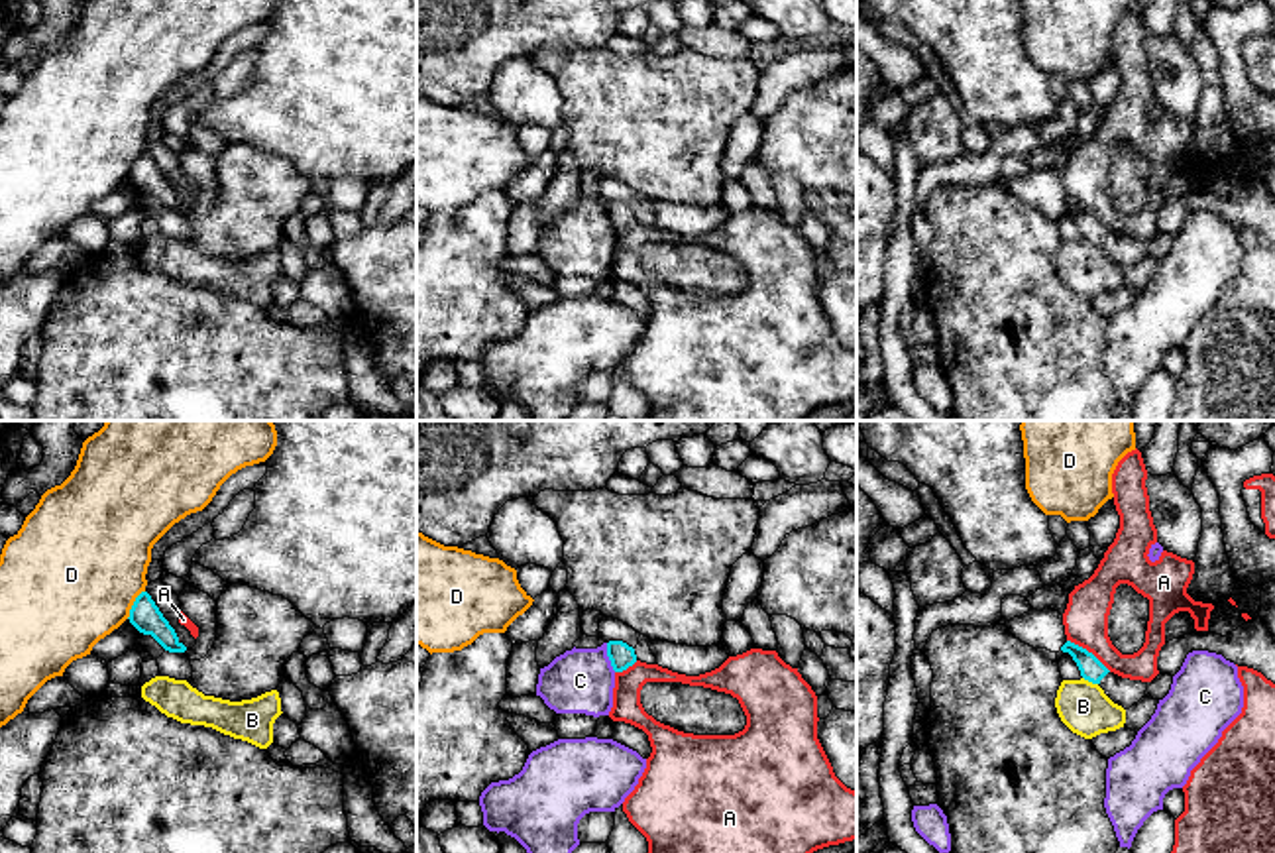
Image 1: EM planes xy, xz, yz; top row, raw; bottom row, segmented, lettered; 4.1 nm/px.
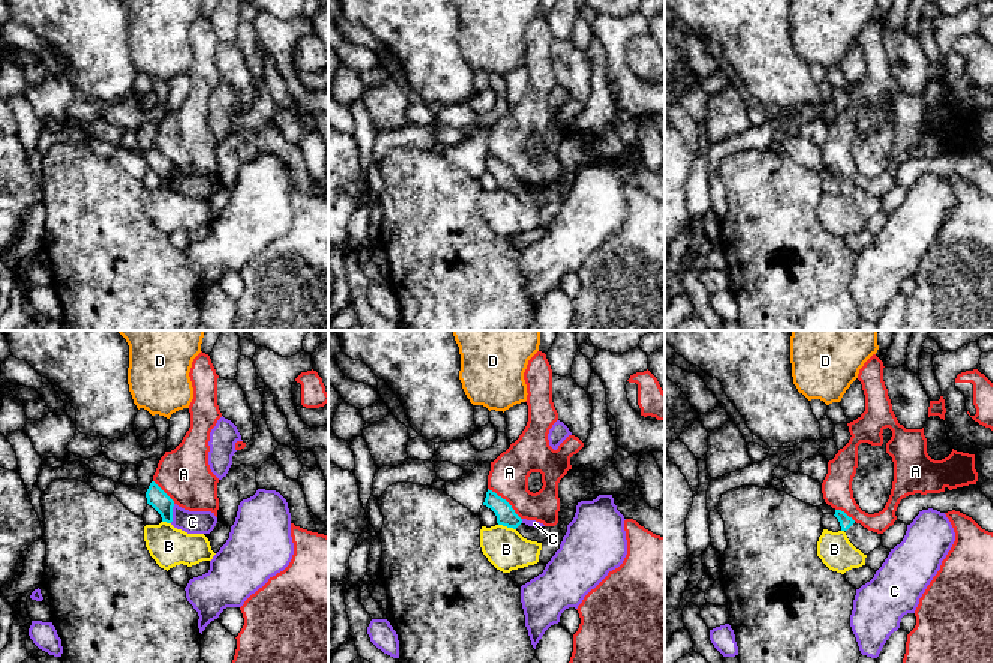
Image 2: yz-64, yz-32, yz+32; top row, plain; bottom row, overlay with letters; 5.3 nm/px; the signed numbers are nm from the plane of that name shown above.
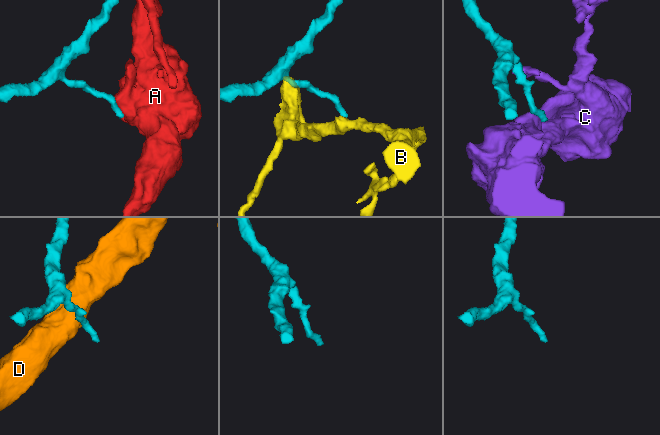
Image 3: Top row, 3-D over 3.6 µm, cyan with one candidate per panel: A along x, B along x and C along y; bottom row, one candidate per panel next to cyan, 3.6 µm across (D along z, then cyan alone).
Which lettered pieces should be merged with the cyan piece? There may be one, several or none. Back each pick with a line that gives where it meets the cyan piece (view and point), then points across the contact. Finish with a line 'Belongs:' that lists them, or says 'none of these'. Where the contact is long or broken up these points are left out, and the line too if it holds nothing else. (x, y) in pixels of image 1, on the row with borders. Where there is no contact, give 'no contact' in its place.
Belongs: none of these

